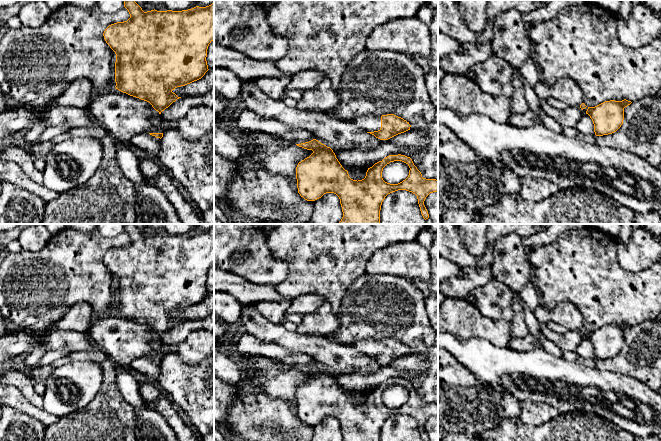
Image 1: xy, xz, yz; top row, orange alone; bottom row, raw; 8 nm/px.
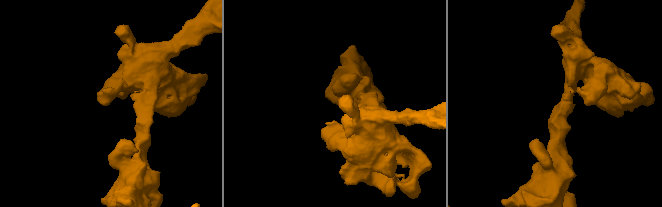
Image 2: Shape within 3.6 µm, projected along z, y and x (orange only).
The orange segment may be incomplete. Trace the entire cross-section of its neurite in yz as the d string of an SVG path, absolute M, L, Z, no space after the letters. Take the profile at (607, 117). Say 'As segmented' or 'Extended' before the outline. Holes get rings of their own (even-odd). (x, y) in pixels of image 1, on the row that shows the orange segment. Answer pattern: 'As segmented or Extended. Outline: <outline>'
As segmented. Outline: M626 99L622 101L610 100L595 107L588 107L586 114L593 121L595 135L603 136L616 132L623 124L624 108L631 103Z

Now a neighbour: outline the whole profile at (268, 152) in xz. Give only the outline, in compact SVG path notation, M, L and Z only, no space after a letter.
M234 131L233 135L250 147L246 160L271 174L290 178L294 186L297 186L298 163L313 153L312 150L304 149L291 142L283 142L278 136L260 131Z

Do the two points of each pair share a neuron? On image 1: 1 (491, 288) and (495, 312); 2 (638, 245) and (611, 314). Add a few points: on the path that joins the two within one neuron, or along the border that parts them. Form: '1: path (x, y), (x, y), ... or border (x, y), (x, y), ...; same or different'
1: path (491, 294), (490, 306); same
2: border (617, 249), (624, 268), (650, 266); different

